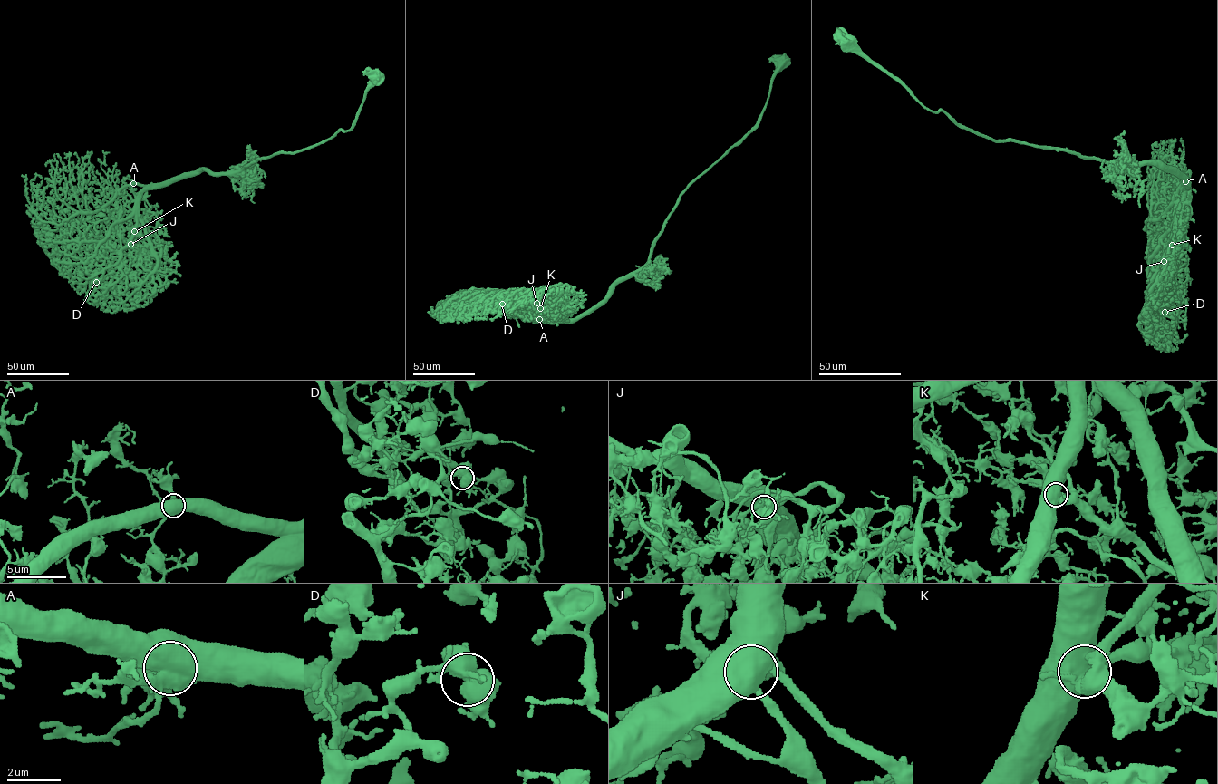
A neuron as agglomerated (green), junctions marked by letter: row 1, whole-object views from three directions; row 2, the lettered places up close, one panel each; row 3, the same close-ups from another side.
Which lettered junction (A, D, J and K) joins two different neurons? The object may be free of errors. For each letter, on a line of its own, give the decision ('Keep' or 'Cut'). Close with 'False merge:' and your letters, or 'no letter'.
A: Keep
D: Keep
J: Keep
K: Keep
False merge: no letter

